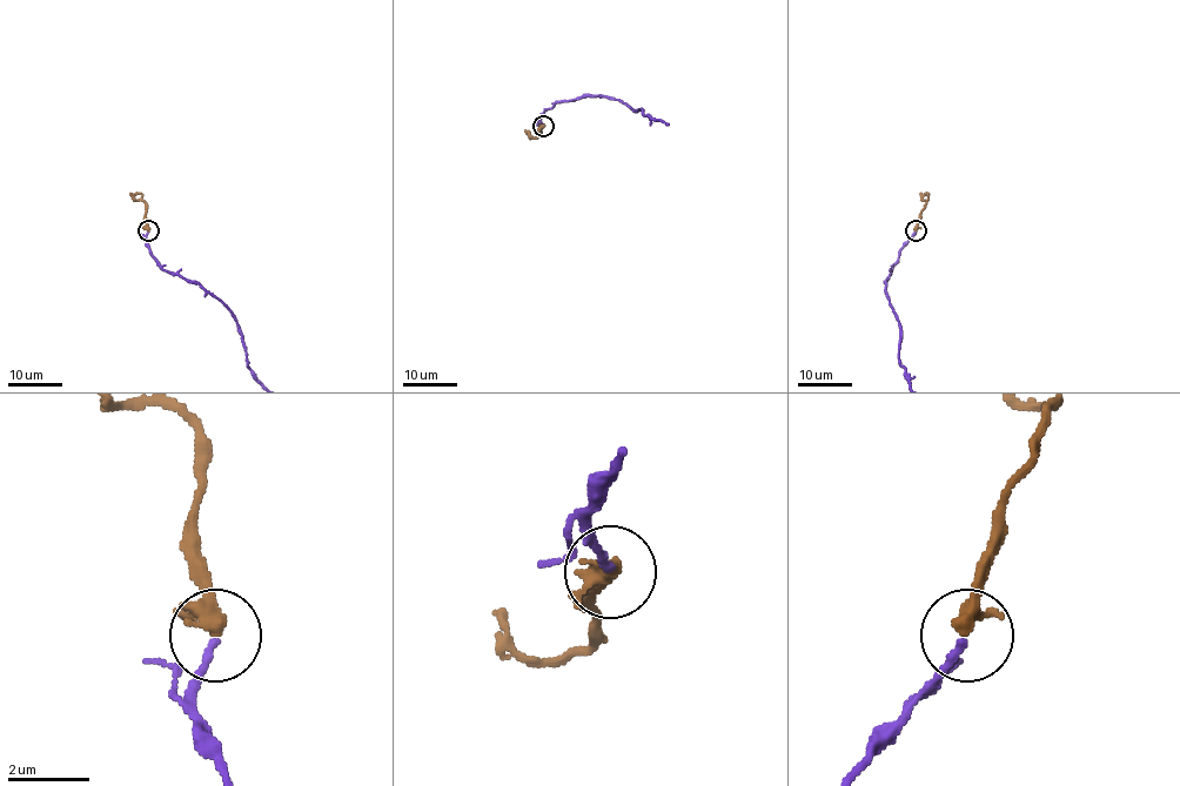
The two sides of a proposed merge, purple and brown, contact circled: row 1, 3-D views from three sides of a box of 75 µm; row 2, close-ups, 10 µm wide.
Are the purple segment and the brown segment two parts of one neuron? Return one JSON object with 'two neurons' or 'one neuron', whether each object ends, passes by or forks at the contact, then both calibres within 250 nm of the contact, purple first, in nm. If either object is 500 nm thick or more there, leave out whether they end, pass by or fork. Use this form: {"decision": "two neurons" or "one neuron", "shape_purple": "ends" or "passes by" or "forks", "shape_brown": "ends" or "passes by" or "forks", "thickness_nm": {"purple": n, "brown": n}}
{"decision": "one neuron", "shape_purple": "ends", "shape_brown": "passes by", "thickness_nm": {"purple": 170, "brown": 320}}

